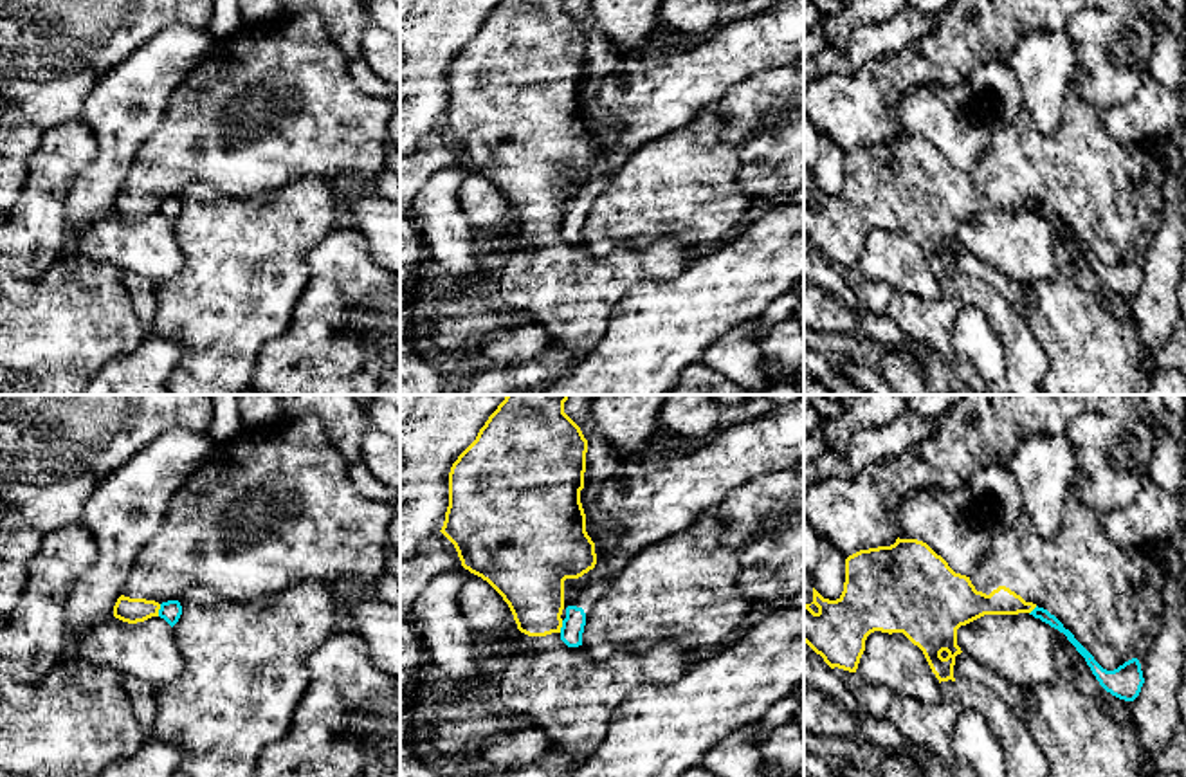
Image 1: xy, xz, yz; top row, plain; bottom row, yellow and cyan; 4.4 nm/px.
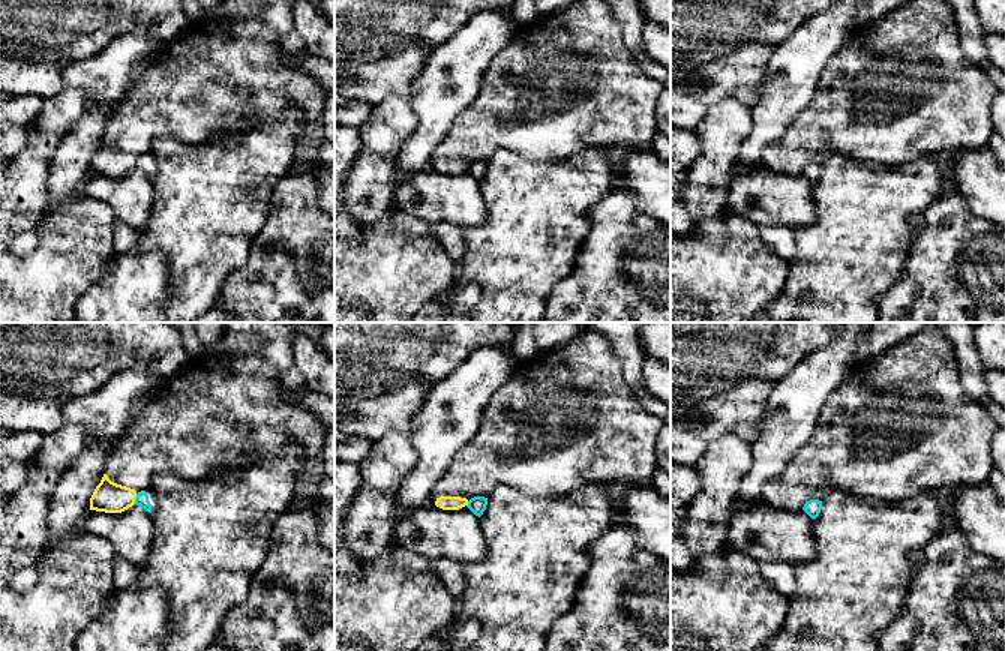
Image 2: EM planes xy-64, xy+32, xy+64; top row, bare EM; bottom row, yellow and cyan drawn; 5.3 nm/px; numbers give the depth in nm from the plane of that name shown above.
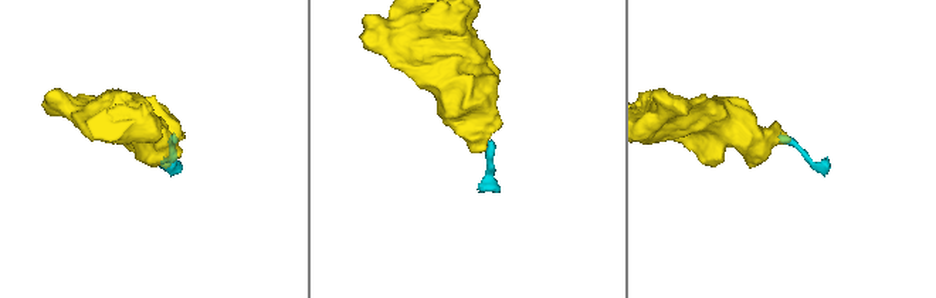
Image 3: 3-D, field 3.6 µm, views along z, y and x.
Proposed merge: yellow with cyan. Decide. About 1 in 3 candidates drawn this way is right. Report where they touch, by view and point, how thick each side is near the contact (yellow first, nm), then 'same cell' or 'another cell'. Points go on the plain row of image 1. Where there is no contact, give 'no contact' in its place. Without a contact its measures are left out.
meets yellow in xy at (159, 204); 110 nm thick on the yellow side, 90 nm on the other; another cell

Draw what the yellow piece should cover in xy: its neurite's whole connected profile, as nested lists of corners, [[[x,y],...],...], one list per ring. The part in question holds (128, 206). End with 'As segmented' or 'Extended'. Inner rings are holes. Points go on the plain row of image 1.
[[[305,9],[290,16],[288,20],[272,20],[256,25],[242,23],[234,36],[214,40],[213,49],[205,54],[202,63],[171,94],[159,130],[137,151],[137,157],[123,186],[123,191],[117,195],[114,202],[114,213],[128,220],[137,220],[151,213],[159,213],[159,206],[162,198],[180,197],[182,191],[191,182],[205,182],[227,197],[243,198],[243,197],[260,197],[267,191],[283,187],[290,182],[296,182],[310,175],[328,177],[333,180],[342,173],[377,177],[384,169],[384,144],[386,144],[388,123],[393,114],[395,114],[395,106],[391,101],[364,92],[353,81],[348,70],[346,56],[342,54],[339,43],[330,34],[323,16],[317,11]]]. Extended

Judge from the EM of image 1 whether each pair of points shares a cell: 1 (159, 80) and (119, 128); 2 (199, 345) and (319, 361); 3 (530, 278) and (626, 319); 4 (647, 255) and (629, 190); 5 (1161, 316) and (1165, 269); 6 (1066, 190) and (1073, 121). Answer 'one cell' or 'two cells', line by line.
1: one cell
2: two cells
3: two cells
4: two cells
5: one cell
6: one cell

